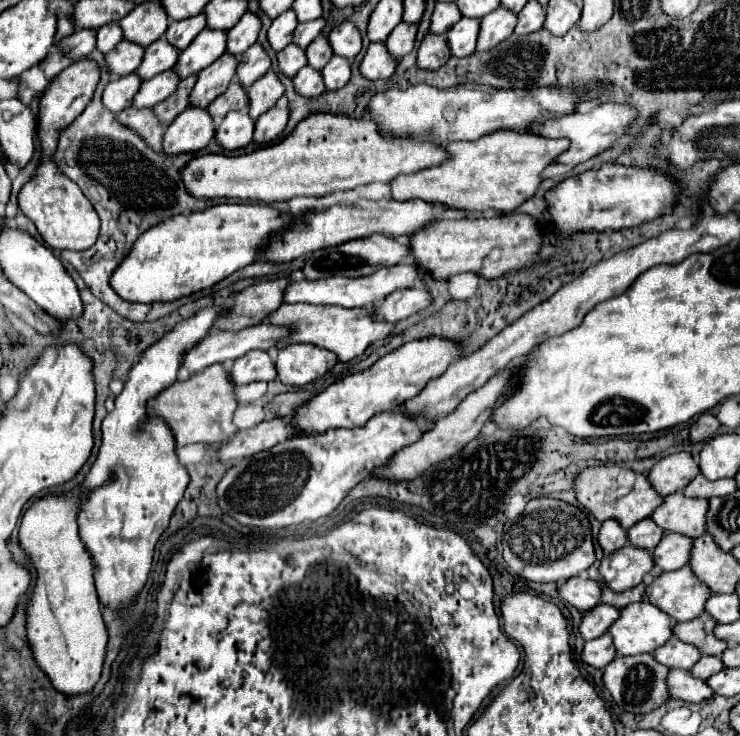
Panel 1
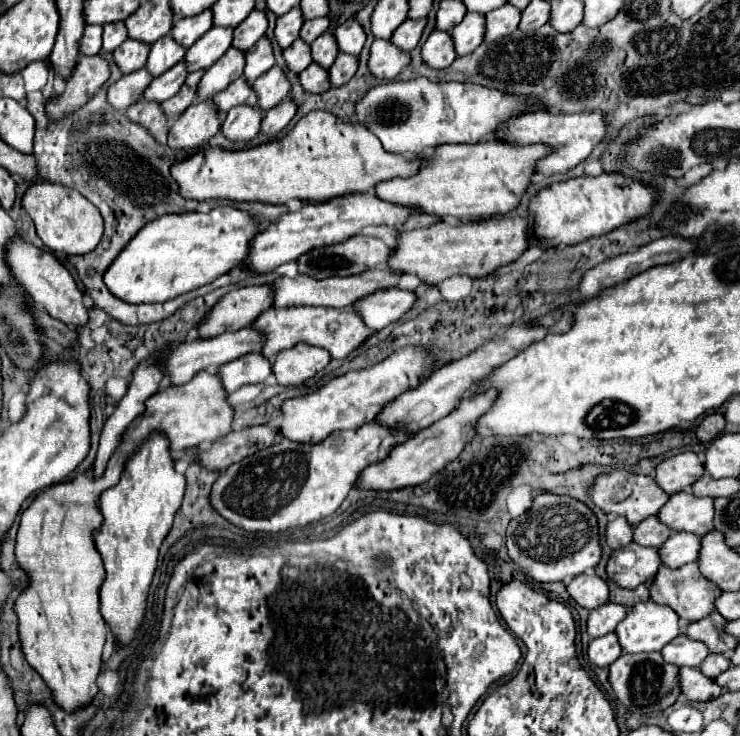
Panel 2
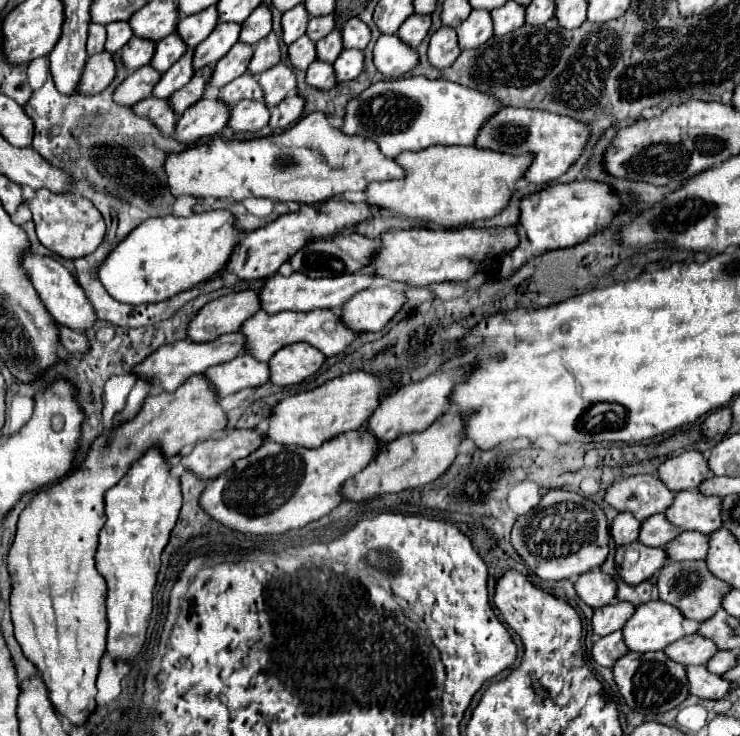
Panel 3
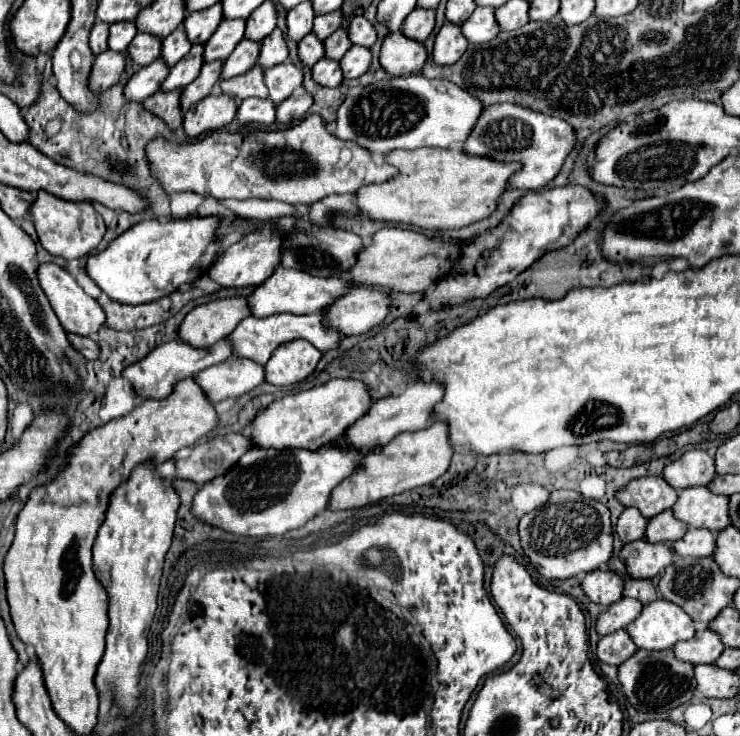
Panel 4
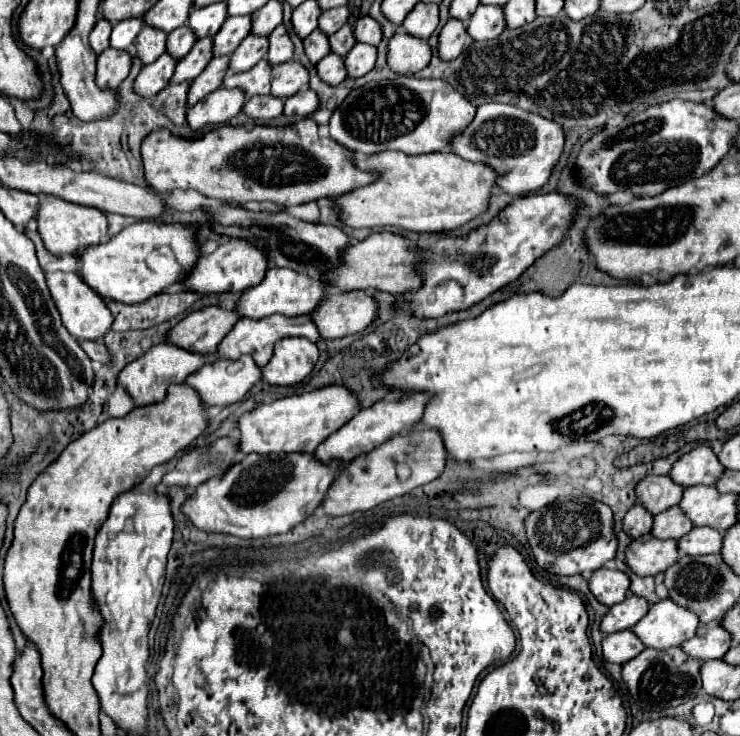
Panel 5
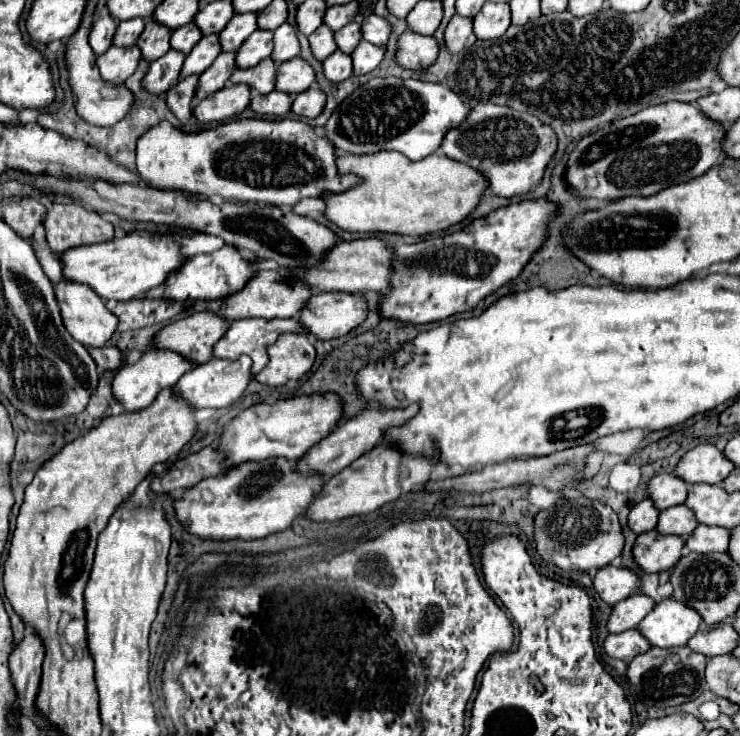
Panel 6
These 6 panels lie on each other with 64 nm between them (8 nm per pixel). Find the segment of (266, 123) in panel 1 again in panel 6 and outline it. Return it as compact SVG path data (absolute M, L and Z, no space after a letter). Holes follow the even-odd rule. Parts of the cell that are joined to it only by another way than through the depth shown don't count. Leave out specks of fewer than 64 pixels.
M308 88L306 92L300 92L294 96L290 112L302 118L316 118L322 112L322 106L326 102L324 92L320 88Z

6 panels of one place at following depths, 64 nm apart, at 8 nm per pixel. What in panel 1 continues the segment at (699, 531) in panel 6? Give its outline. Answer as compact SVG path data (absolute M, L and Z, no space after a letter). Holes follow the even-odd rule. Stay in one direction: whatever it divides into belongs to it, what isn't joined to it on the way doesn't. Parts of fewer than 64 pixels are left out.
M666 532L660 544L652 552L654 564L664 572L678 570L686 566L688 562L688 548L692 548L692 538L680 536L674 532Z

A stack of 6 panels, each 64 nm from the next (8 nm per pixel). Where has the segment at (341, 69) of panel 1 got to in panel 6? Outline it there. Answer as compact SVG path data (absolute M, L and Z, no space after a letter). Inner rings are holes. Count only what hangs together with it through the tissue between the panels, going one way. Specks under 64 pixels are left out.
M362 40L356 46L356 50L350 54L350 58L352 58L352 74L360 76L360 74L372 72L380 64L382 56L384 56L382 46L374 46L374 44L368 44L366 40Z

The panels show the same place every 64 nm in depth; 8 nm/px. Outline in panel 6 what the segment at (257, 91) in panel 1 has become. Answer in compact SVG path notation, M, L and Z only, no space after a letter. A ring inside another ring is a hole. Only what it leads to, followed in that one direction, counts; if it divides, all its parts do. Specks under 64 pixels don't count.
M300 56L278 66L276 90L296 96L314 84L314 70Z

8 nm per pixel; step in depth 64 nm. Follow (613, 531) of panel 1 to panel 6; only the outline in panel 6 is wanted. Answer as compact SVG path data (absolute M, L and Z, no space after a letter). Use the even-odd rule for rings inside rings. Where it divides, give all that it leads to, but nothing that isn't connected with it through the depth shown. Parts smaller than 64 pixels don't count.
M642 500L640 504L636 504L630 514L628 514L628 526L634 534L642 534L642 532L650 532L656 528L656 520L658 520L658 510L654 508L652 500Z

